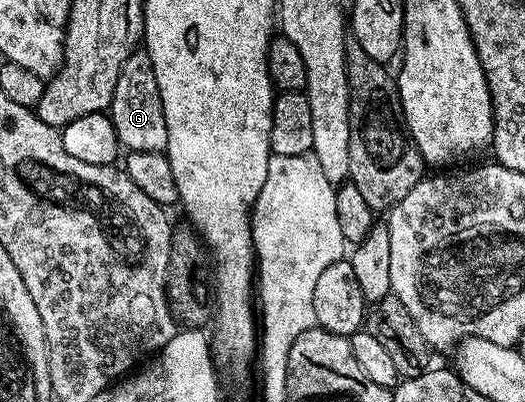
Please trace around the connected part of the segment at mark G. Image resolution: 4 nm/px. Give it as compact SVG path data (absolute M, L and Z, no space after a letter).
M145 50L132 53L116 78L116 90L108 109L110 121L118 135L118 143L131 152L165 152L168 146L168 126L164 122L164 106L156 74Z

